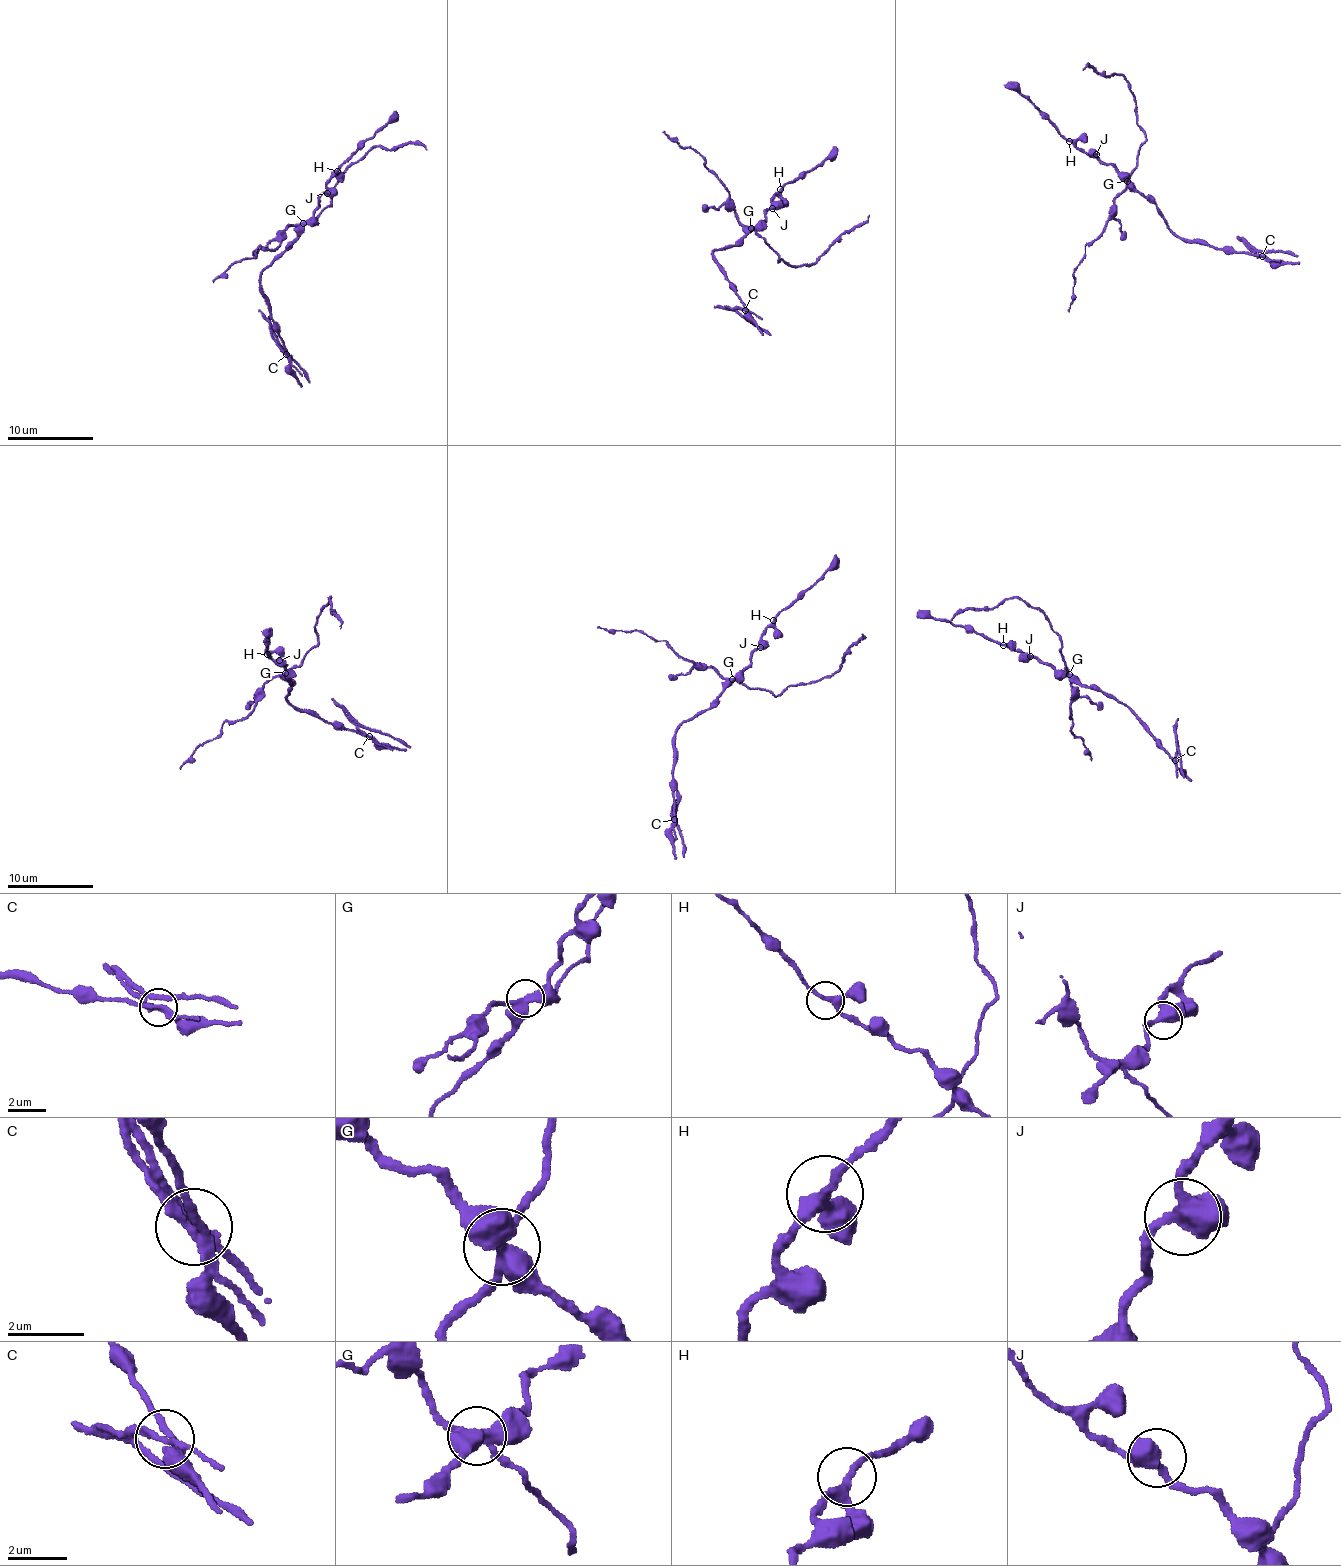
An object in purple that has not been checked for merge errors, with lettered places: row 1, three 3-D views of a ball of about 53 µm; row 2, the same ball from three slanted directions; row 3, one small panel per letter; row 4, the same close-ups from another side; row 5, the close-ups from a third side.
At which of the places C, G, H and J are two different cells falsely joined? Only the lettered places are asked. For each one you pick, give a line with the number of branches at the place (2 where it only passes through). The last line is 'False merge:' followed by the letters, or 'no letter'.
C: 3 branches meet
G: 4 branches meet
False merge: C, G

